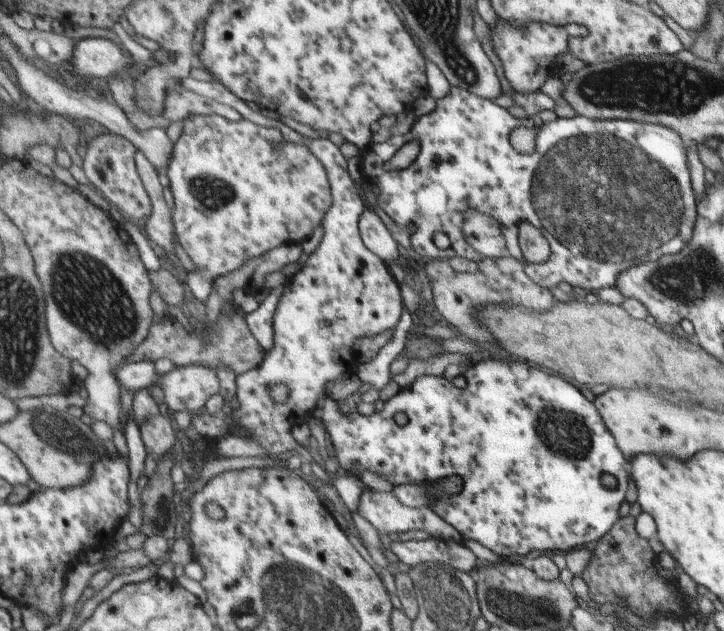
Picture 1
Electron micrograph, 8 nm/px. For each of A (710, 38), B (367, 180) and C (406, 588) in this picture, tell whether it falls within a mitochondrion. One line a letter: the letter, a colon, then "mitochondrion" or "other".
A: mitochondrion
B: other
C: mitochondrion

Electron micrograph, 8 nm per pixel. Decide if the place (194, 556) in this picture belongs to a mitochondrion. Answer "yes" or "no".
no

